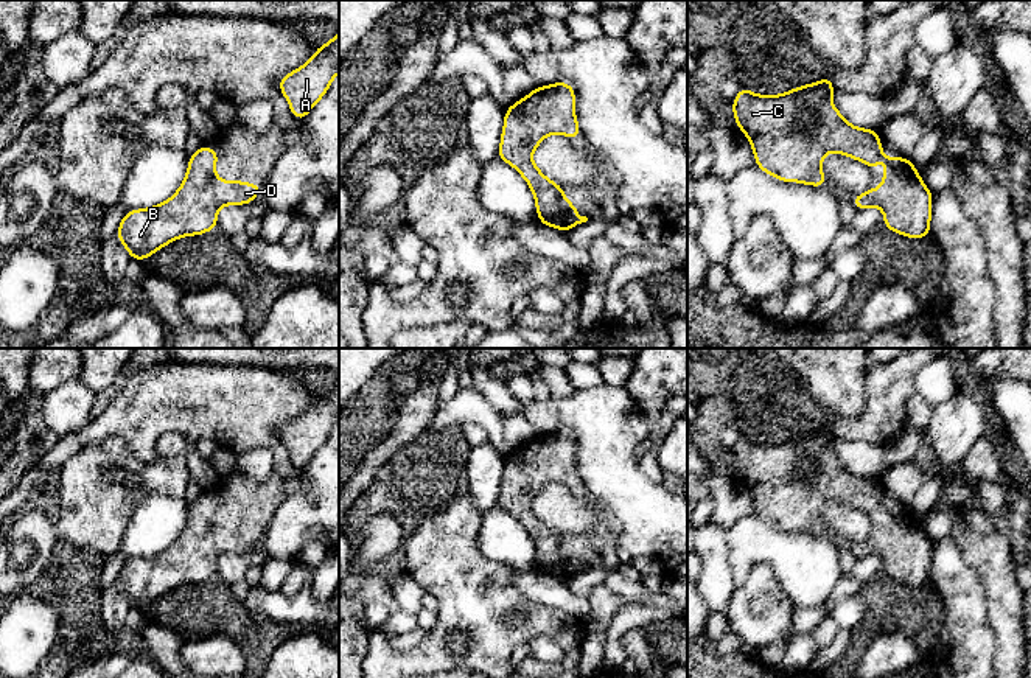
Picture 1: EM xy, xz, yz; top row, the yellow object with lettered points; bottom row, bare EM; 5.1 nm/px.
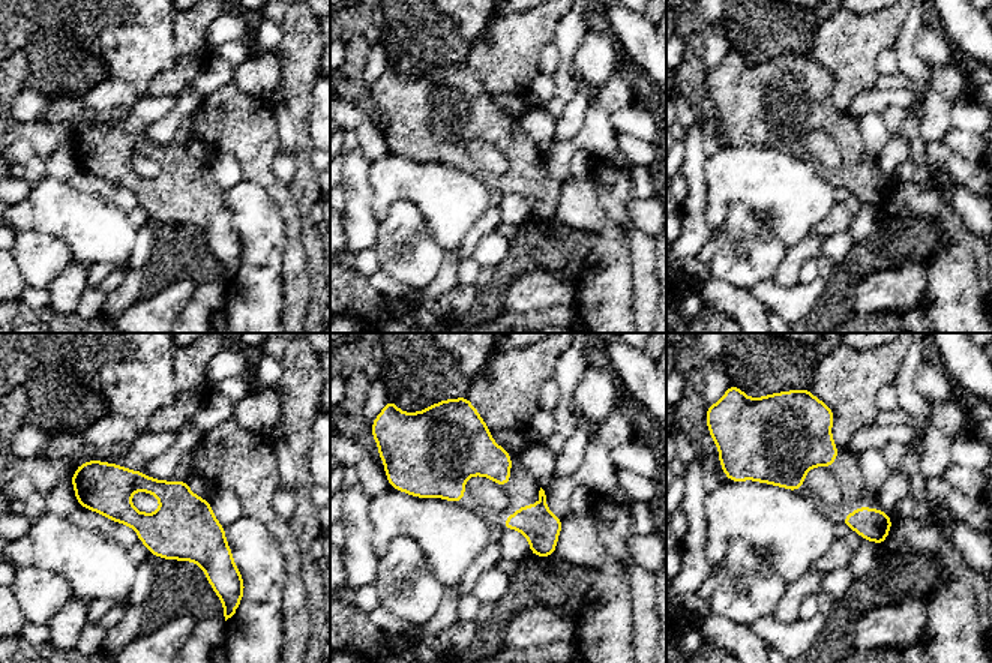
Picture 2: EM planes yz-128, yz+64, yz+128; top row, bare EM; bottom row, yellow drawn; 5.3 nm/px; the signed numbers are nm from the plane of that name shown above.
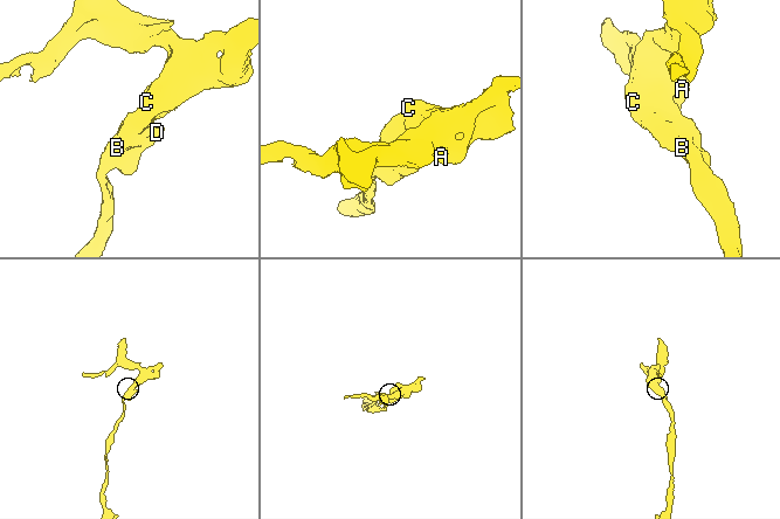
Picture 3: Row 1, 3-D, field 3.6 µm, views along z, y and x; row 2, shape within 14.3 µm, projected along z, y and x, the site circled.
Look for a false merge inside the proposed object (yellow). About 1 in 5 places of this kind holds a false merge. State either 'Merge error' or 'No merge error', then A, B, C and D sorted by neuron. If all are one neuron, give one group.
No merge error. Groups: A B C D

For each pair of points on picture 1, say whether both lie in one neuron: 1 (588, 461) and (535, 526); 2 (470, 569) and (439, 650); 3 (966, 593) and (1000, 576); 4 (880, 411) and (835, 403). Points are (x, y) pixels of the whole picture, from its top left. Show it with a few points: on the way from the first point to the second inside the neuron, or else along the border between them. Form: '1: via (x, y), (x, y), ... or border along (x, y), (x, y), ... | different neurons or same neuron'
1: border along (573, 437), (574, 465), (587, 492) | different neurons
2: via (470, 590), (470, 607), (447, 630) | same neuron
3: border along (963, 554), (983, 585), (988, 618), (991, 621) | different neurons
4: border along (866, 372), (865, 408), (831, 425) | different neurons

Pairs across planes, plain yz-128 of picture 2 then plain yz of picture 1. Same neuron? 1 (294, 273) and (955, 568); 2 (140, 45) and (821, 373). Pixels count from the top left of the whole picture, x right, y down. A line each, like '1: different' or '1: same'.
1: different
2: same

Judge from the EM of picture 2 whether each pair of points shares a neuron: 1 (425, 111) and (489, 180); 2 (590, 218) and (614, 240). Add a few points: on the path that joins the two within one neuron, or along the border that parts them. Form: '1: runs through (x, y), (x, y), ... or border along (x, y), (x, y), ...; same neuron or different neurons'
1: runs through (437, 131), (470, 168); same neuron
2: runs through (596, 222), (608, 234); same neuron

